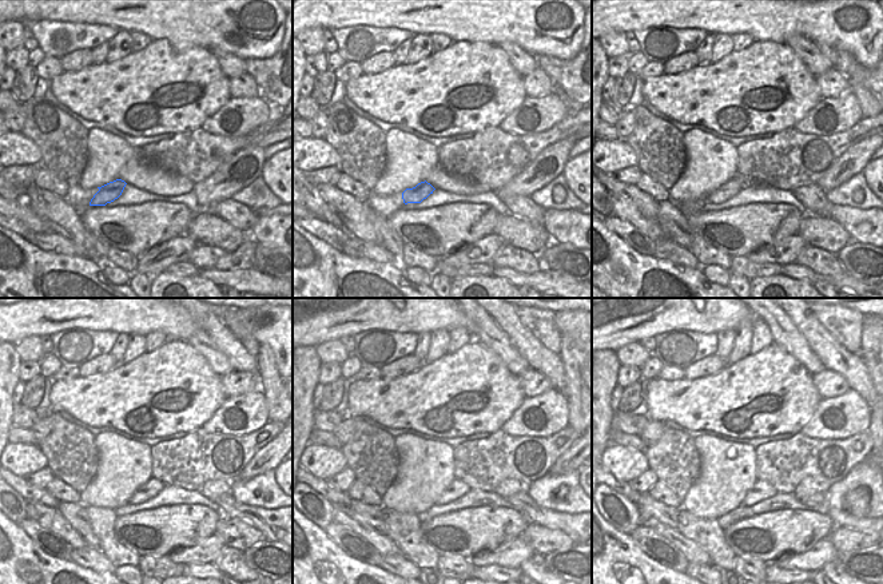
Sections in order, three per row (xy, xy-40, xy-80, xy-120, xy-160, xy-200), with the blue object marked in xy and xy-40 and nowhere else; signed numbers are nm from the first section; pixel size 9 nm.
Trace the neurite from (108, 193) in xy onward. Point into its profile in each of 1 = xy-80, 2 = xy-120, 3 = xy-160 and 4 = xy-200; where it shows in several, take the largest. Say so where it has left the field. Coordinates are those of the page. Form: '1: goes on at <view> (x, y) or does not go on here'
1: goes on at xy-80 (730, 189)
2: goes on at xy-120 (152, 487)
3: goes on at xy-160 (457, 488)
4: goes on at xy-200 (760, 491)

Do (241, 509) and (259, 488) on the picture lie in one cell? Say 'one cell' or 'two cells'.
two cells

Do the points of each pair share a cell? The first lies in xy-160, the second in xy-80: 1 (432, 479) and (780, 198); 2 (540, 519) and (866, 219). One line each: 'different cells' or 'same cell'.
1: different cells
2: same cell

